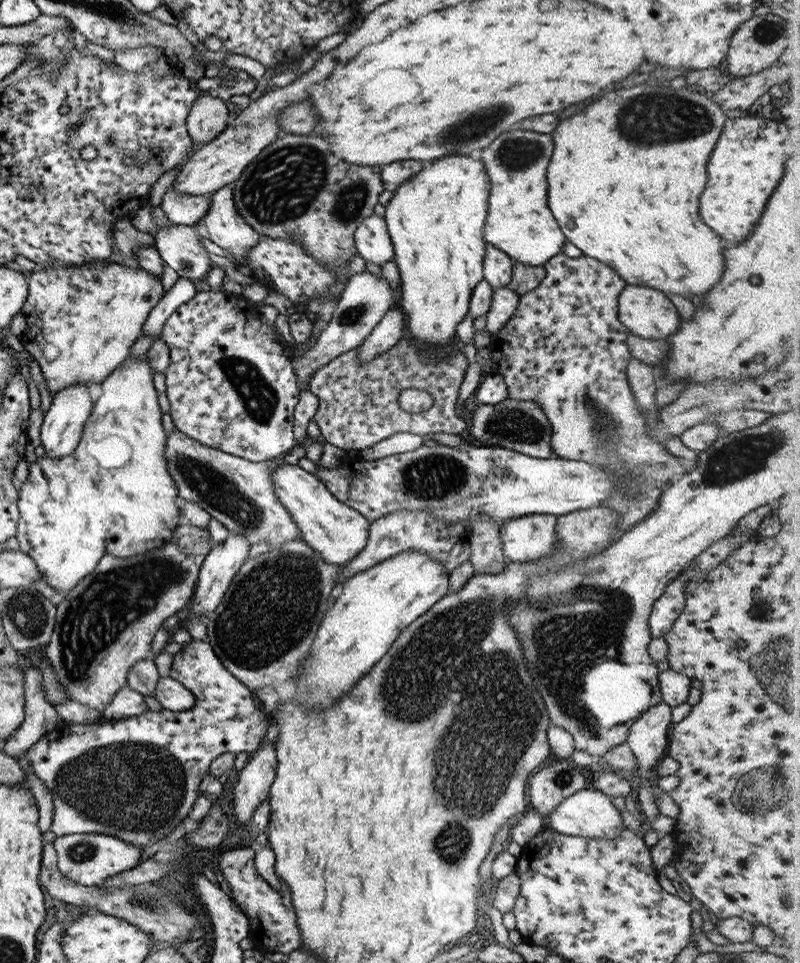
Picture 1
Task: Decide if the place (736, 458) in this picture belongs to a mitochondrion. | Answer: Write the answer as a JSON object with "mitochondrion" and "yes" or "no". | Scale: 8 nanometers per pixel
{"mitochondrion":"yes"}

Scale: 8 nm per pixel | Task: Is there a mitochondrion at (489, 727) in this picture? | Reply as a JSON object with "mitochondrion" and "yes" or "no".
{"mitochondrion":"yes"}

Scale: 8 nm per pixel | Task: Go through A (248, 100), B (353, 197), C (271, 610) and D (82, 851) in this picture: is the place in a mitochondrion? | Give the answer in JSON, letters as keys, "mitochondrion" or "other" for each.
{"A":"other","B":"mitochondrion","C":"mitochondrion","D":"mitochondrion"}

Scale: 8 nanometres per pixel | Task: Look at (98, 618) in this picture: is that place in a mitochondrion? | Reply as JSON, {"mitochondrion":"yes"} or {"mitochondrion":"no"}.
{"mitochondrion":"yes"}

